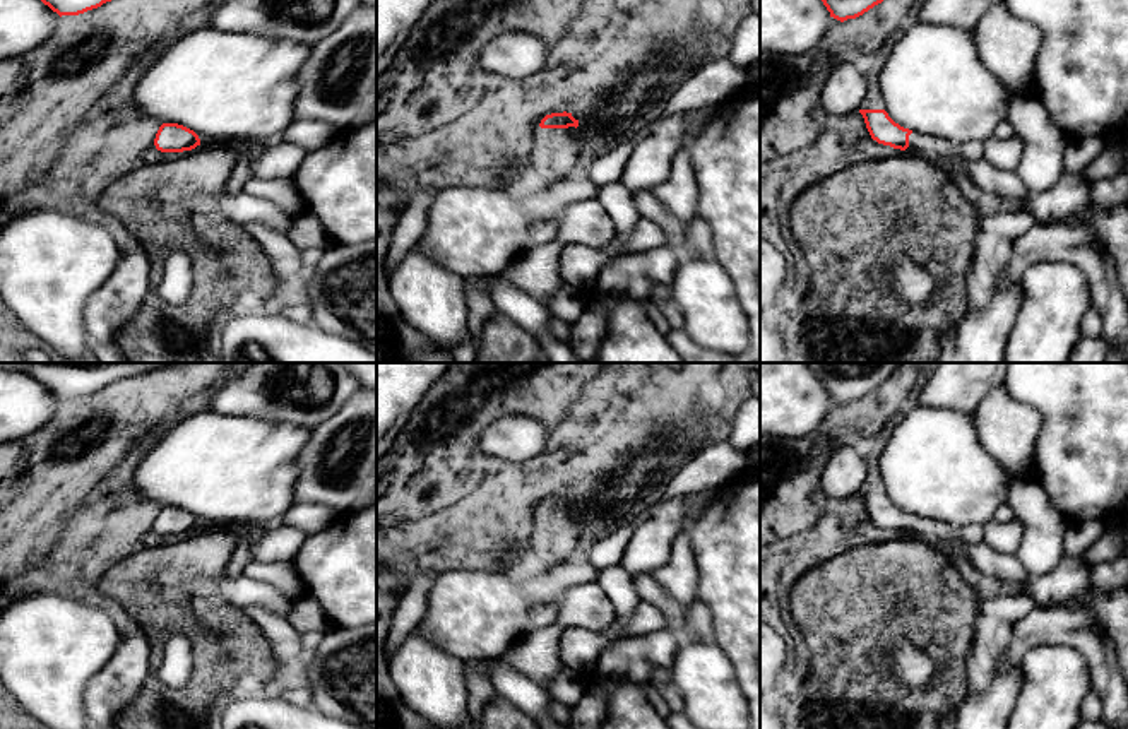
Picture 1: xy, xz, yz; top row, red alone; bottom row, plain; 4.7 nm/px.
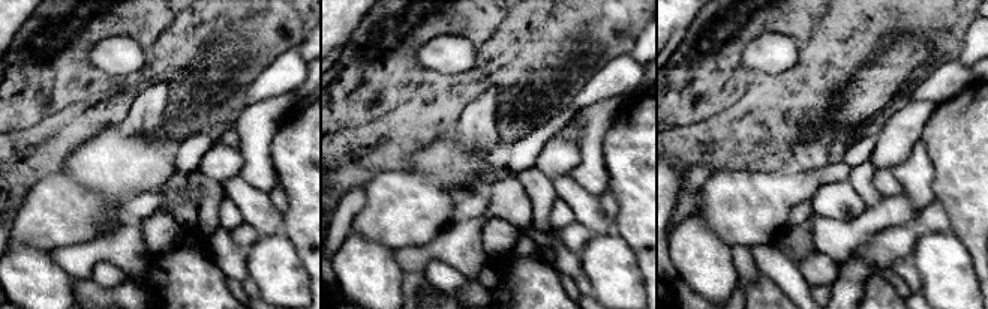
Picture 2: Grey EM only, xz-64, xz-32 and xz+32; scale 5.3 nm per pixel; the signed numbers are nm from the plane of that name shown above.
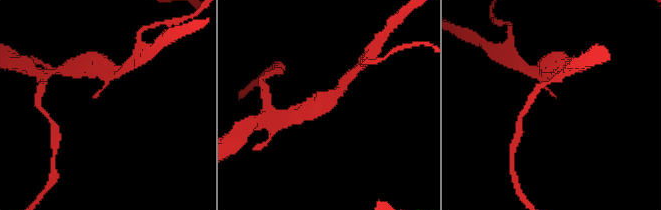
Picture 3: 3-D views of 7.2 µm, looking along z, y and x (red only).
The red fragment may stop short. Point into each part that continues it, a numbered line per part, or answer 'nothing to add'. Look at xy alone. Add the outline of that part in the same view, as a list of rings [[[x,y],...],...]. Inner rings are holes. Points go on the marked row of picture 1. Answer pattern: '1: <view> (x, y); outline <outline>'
nothing to add

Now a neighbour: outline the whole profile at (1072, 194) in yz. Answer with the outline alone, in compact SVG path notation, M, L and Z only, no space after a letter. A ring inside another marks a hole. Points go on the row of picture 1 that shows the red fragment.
M1063 175L1046 192L1025 200L1037 224L1058 224L1063 217L1078 214L1092 204L1092 187L1078 175Z

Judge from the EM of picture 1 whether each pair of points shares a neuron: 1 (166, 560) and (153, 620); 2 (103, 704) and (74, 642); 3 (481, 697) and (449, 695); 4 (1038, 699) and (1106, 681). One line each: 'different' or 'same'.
1: same
2: different
3: different
4: different

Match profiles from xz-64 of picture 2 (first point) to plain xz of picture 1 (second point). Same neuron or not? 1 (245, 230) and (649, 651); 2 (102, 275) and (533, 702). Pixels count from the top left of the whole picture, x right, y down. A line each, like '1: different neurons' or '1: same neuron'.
1: same neuron
2: same neuron

